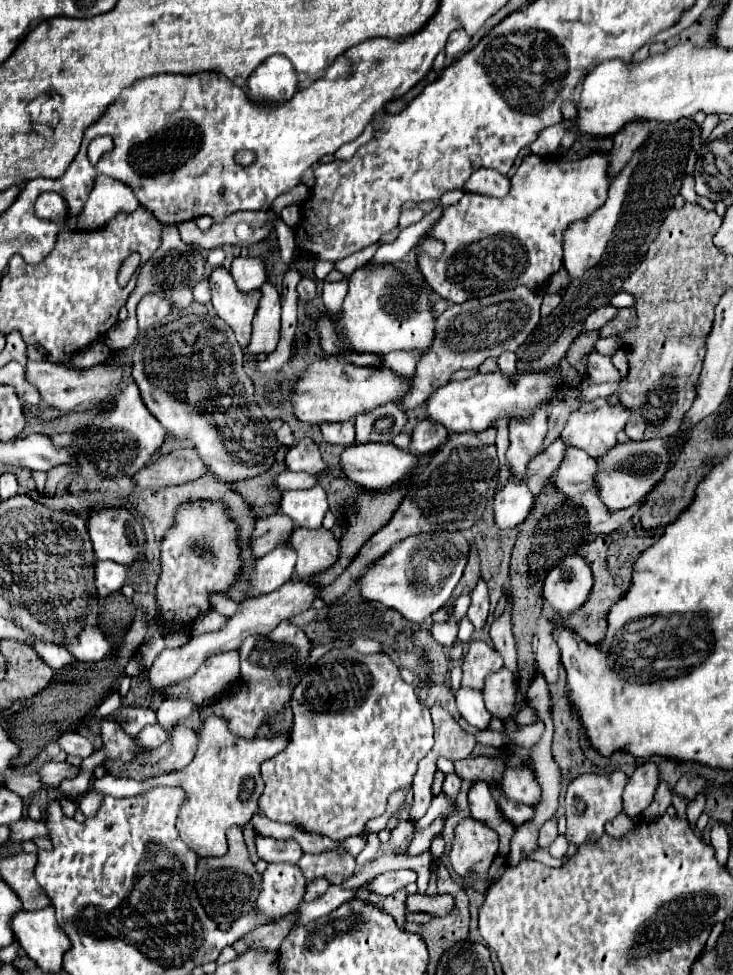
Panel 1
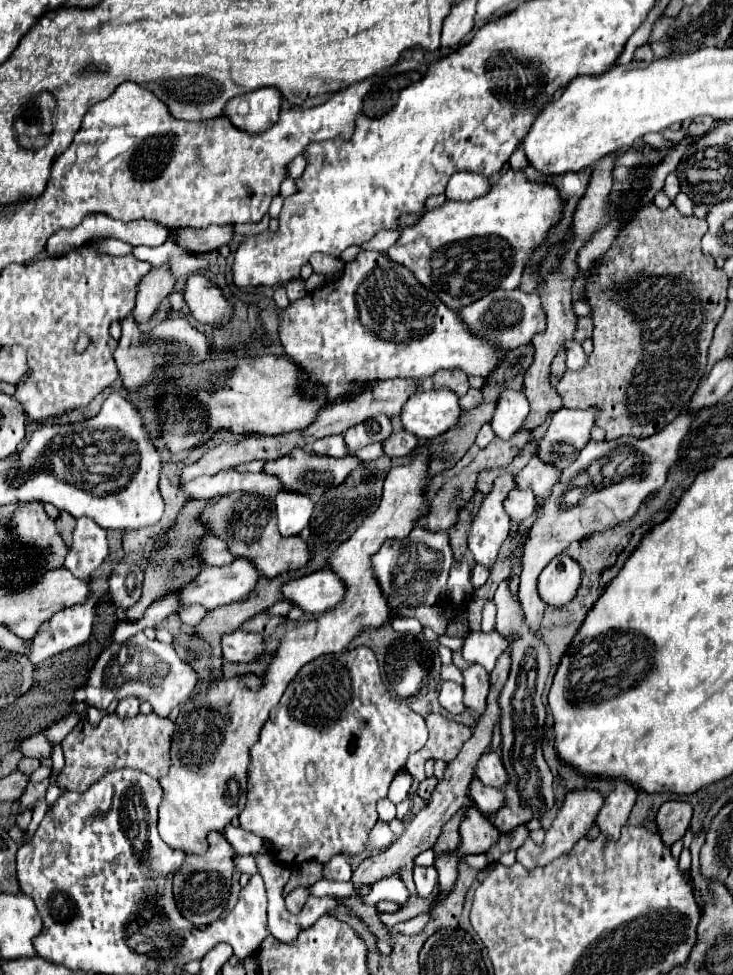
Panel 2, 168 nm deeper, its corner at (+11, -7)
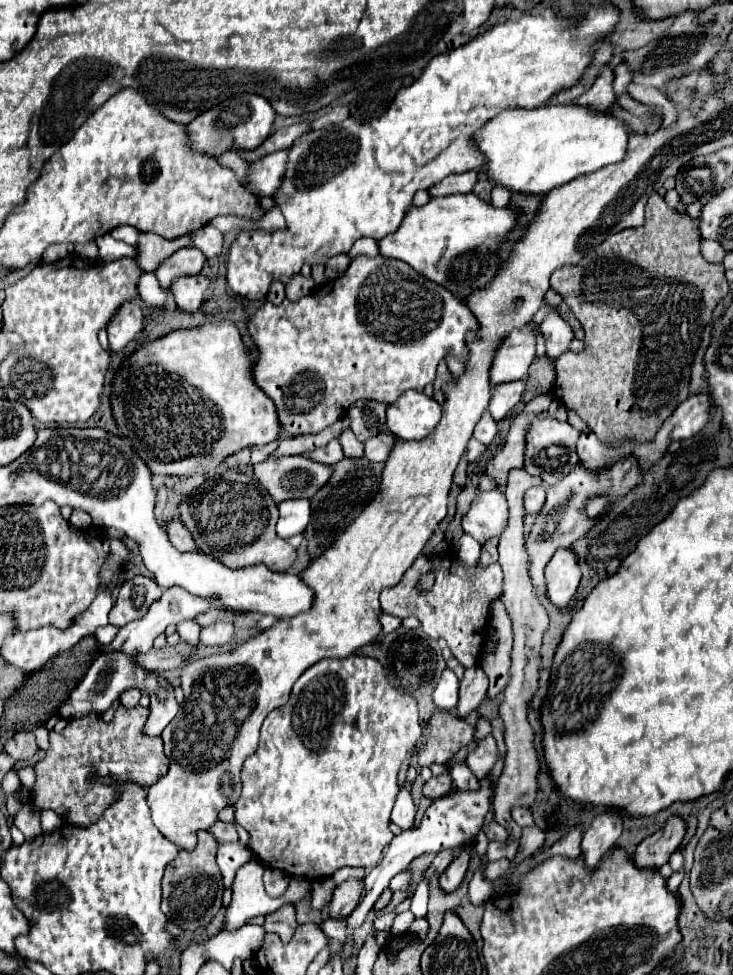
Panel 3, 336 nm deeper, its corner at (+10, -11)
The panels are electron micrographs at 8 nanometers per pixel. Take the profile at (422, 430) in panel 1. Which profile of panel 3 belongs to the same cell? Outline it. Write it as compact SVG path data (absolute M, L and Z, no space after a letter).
M378 433L374 435L374 439L368 439L364 443L364 453L366 453L366 459L370 461L386 461L388 455L392 453L396 445L396 437L392 433Z

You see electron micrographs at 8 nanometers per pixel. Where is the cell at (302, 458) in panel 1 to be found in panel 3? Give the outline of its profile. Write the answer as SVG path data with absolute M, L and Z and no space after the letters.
M304 455L268 459L254 465L256 479L276 503L286 499L312 499L332 477L334 469Z

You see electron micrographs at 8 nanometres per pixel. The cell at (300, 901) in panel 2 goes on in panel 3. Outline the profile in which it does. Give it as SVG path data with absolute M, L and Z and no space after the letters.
M286 903L276 913L266 915L264 929L270 933L278 933L282 943L286 943L290 939L290 935L294 935L296 927L298 927L298 923L296 923L296 905L294 903Z

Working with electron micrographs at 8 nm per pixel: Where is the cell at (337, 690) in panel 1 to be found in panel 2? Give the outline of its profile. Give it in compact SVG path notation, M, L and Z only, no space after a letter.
M357 647L357 649L351 649L351 651L343 651L339 655L323 655L315 661L307 663L295 675L295 679L289 683L287 691L283 693L279 705L273 709L273 715L263 725L257 745L253 745L253 749L251 749L251 761L249 761L249 767L247 767L247 803L245 803L245 809L239 813L239 825L243 829L255 833L263 841L267 841L267 845L277 855L277 859L283 861L289 867L297 867L303 861L329 863L329 859L333 855L339 855L339 853L347 853L351 857L359 855L367 849L369 831L373 829L373 825L379 819L377 817L377 801L387 795L387 789L389 789L393 777L405 767L409 755L417 753L425 745L425 741L427 741L427 727L425 727L423 717L417 715L415 711L411 711L399 699L391 697L389 689L385 687L385 683L381 679L379 663L377 663L377 659L375 659L375 655L369 647Z

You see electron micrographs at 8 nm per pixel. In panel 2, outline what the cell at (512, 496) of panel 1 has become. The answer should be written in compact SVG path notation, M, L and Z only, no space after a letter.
M513 489L505 499L505 509L513 521L525 521L537 507L537 499L531 489Z

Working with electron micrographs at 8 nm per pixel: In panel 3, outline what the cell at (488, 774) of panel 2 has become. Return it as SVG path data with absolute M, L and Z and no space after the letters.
M486 737L482 741L478 741L476 751L466 759L466 765L472 769L472 773L478 779L486 779L490 769L494 769L498 761L498 749L496 749L496 741L494 737Z

